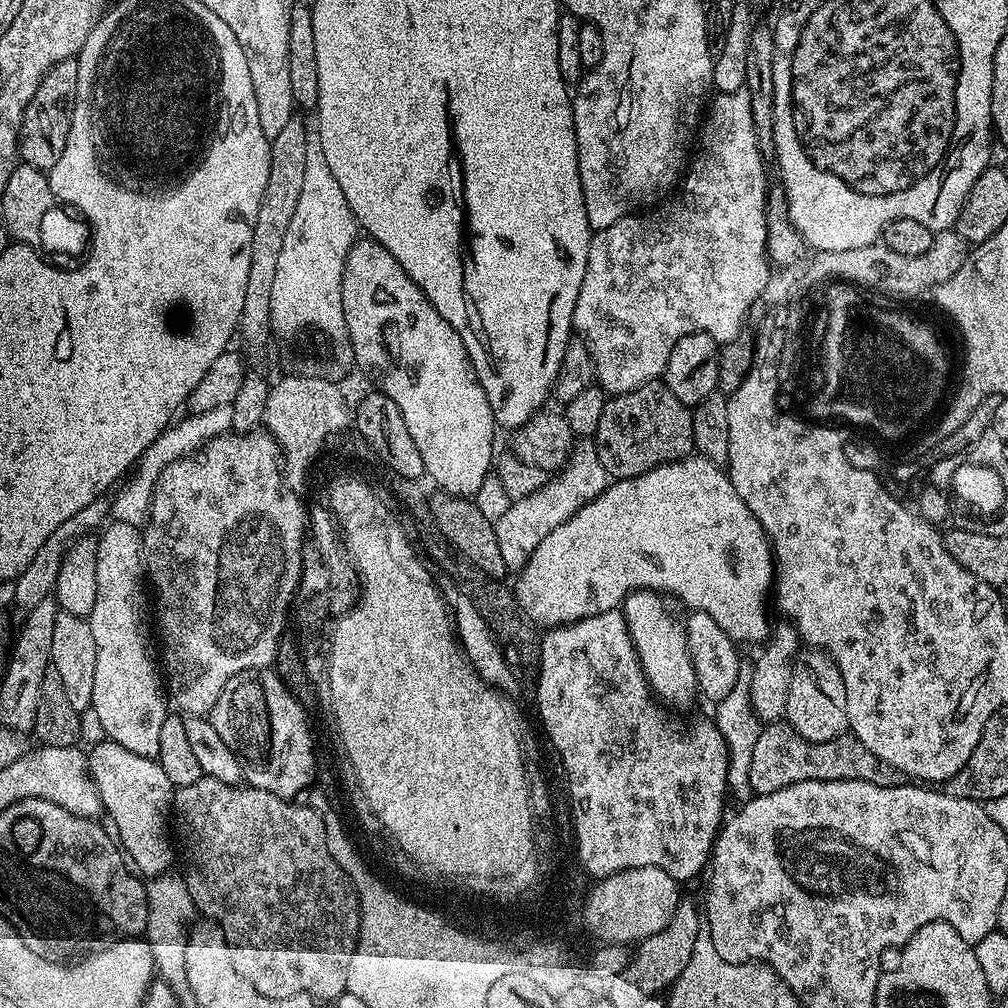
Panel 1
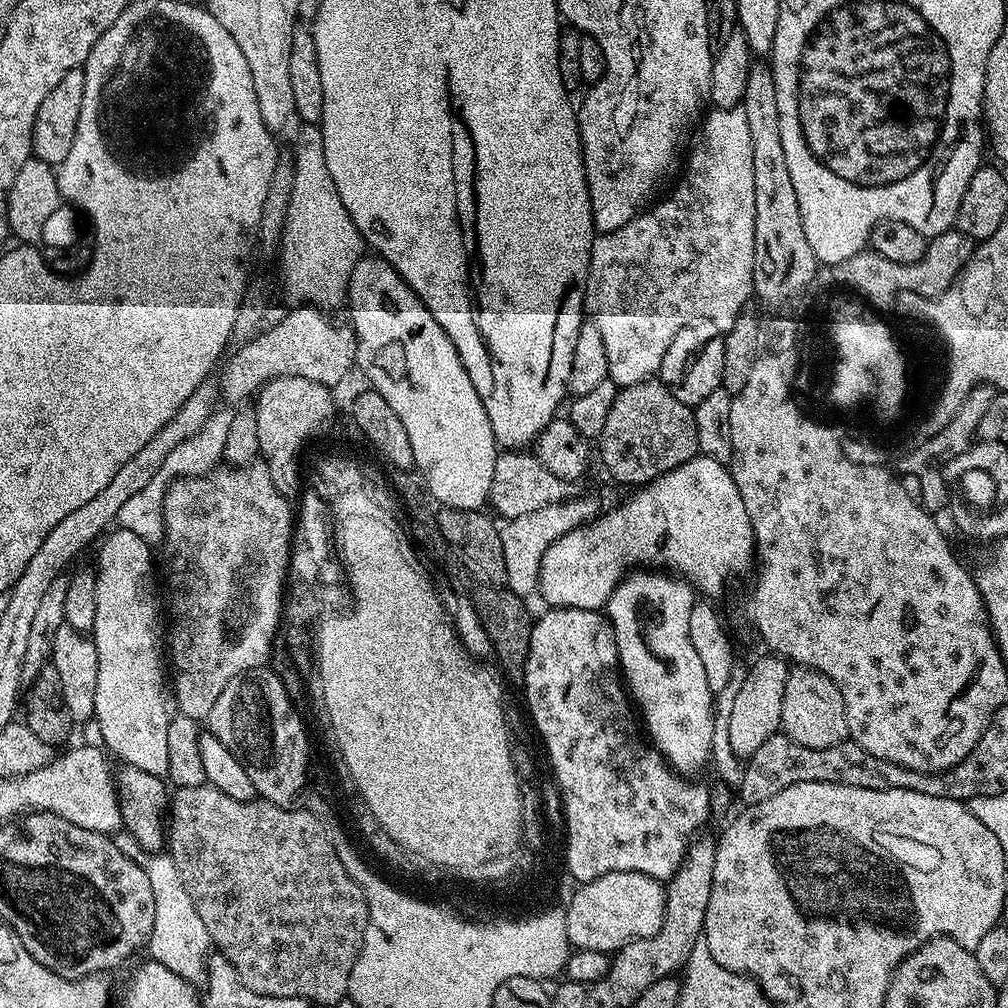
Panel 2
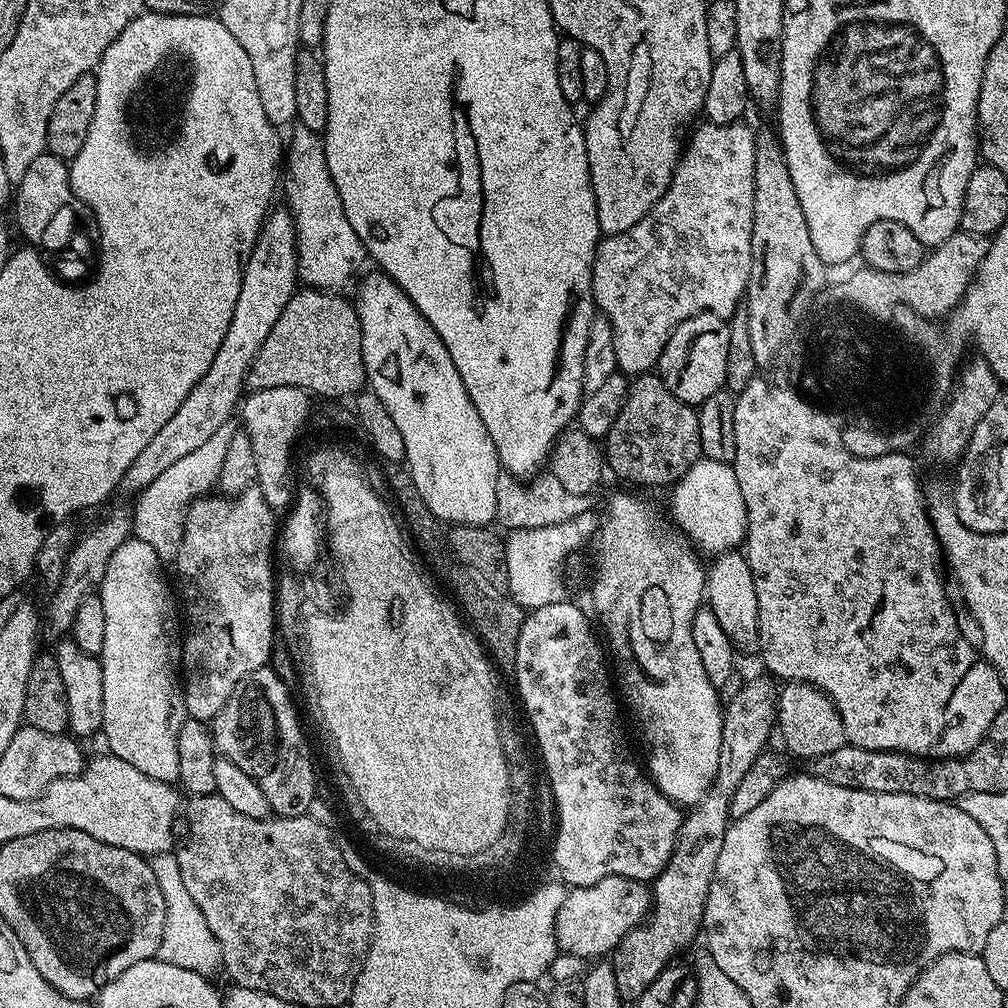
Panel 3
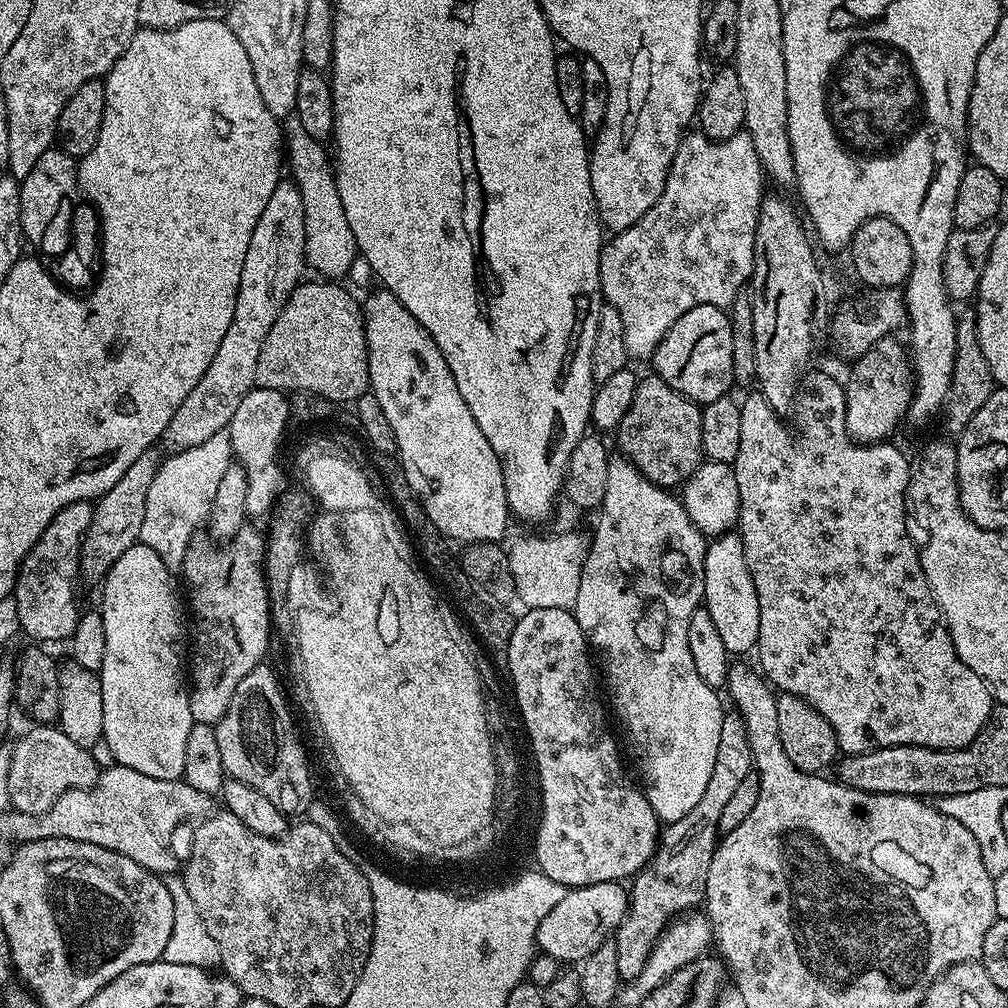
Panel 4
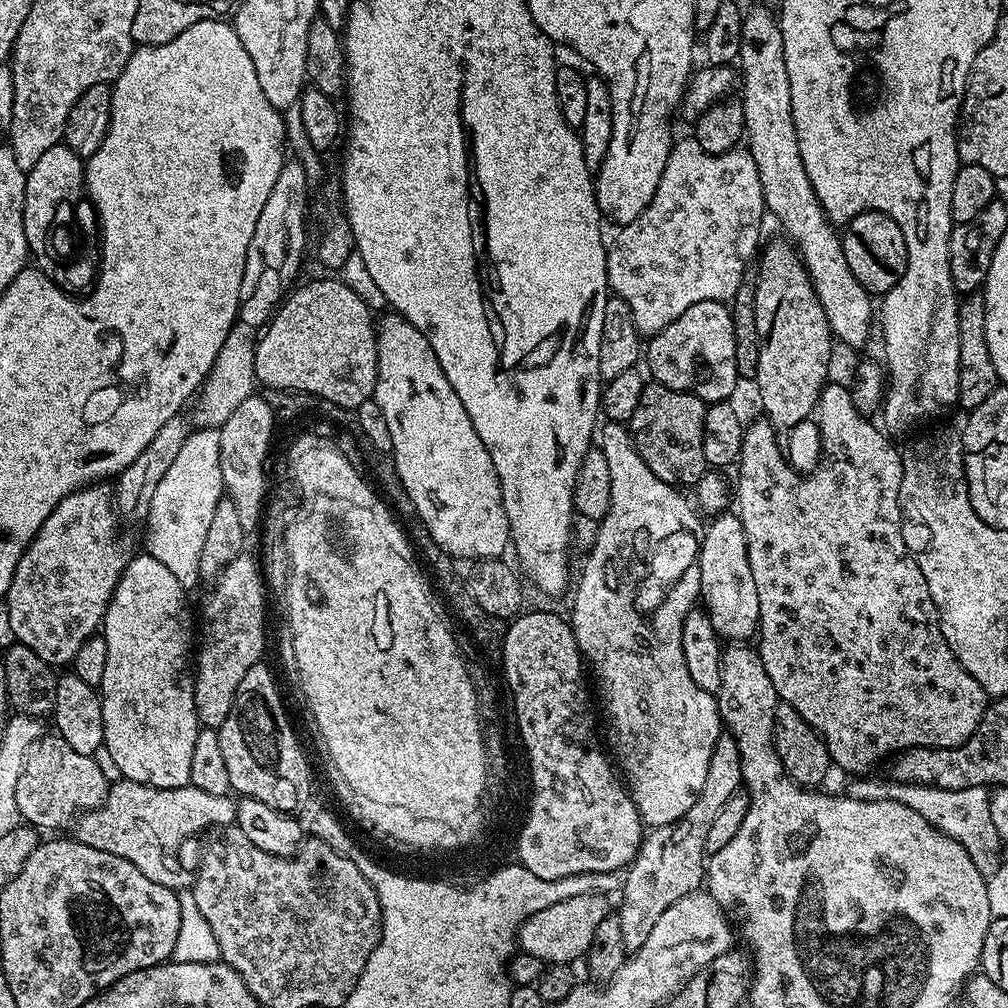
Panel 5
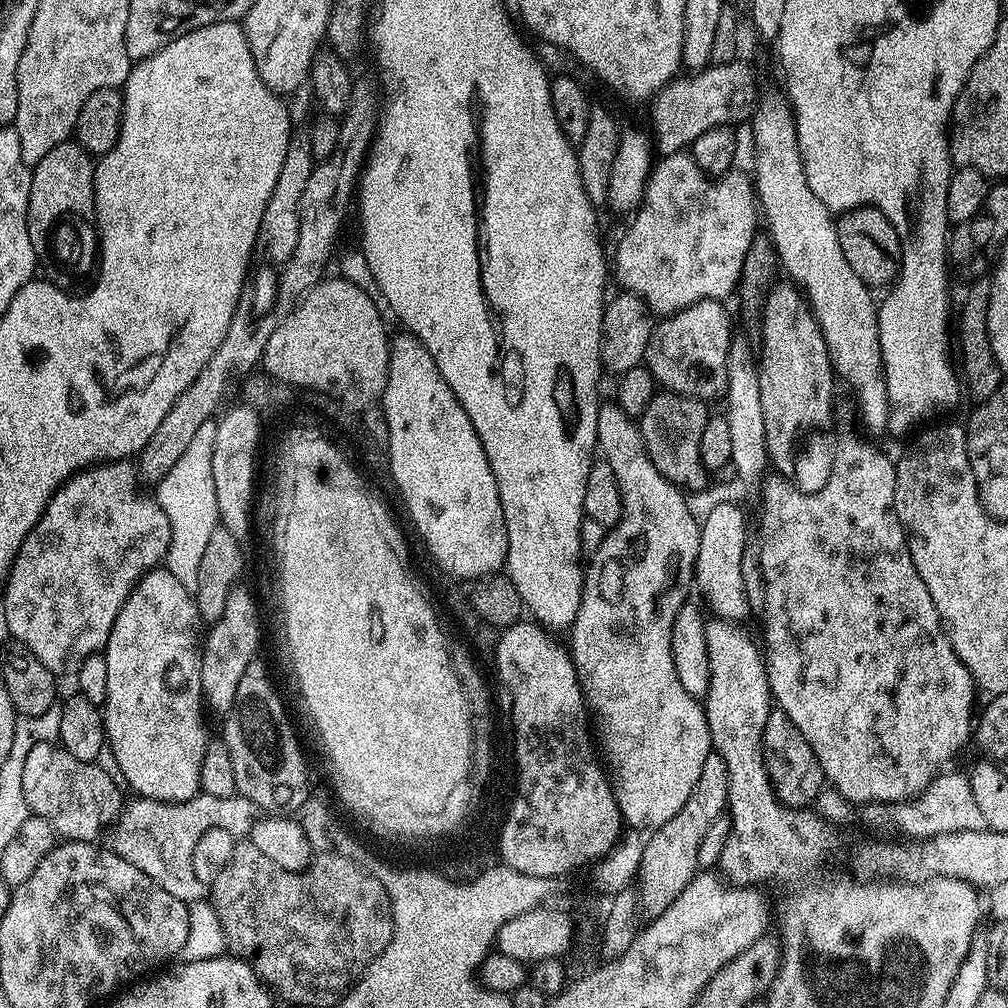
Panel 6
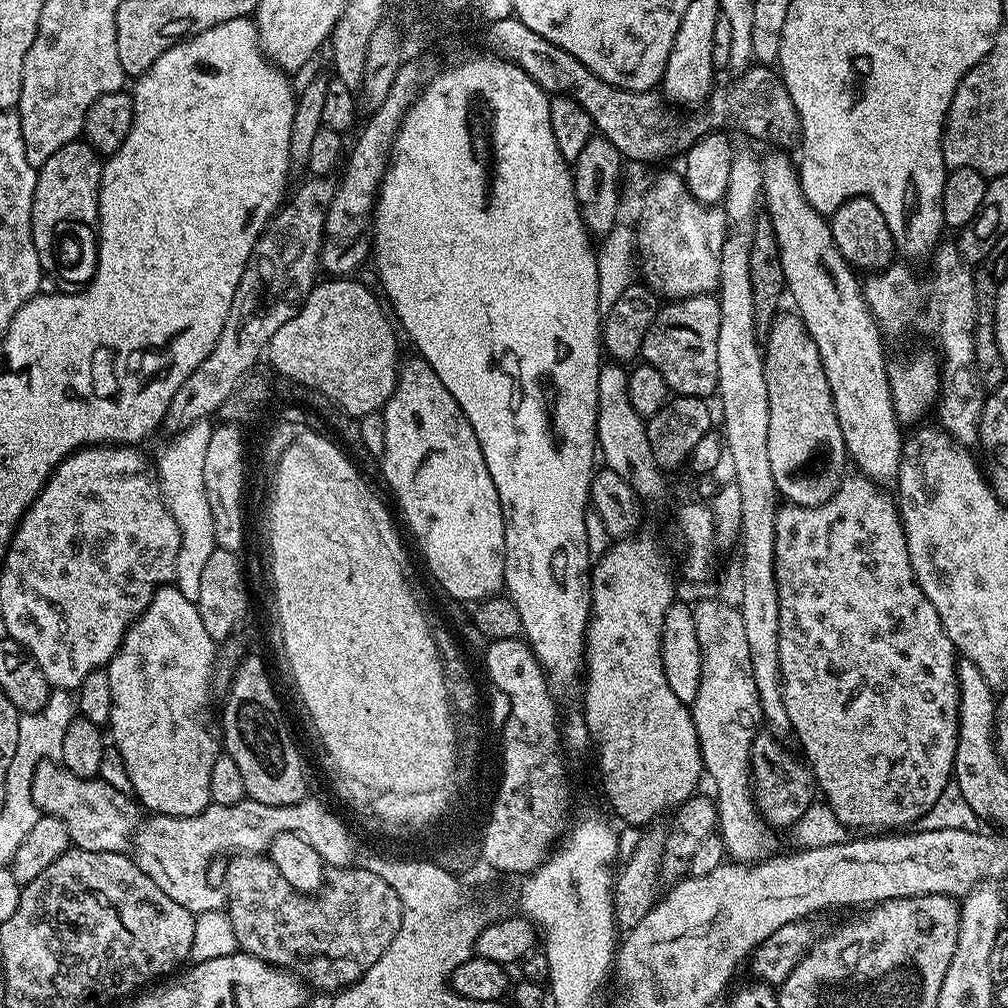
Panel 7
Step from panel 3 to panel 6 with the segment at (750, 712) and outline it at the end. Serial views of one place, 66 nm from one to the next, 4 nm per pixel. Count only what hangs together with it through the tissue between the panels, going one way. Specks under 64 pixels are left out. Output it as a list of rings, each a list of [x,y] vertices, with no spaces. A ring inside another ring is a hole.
[[[713,752],[707,756],[698,786],[691,792],[685,806],[674,818],[655,829],[645,841],[636,879],[637,904],[643,917],[662,914],[698,874],[699,843],[714,819],[727,809],[728,796],[729,778],[725,772],[724,759]]]

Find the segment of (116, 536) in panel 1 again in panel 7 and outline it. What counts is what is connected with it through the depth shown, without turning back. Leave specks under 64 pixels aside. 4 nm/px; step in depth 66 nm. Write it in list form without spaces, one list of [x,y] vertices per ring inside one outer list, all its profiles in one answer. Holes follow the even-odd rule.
[[[165,586],[157,588],[152,596],[148,608],[142,615],[136,617],[136,621],[128,627],[128,633],[124,635],[124,641],[120,643],[120,649],[114,654],[112,661],[106,665],[108,673],[108,681],[110,682],[110,698],[112,699],[112,709],[110,710],[110,718],[108,724],[112,728],[112,736],[110,732],[110,740],[116,743],[116,748],[120,751],[120,760],[124,763],[124,772],[128,775],[128,780],[132,783],[131,791],[134,793],[135,799],[149,813],[159,814],[161,816],[197,816],[200,812],[205,812],[209,804],[212,803],[212,795],[210,794],[210,770],[214,770],[214,762],[222,754],[222,744],[212,733],[212,728],[208,723],[212,720],[212,712],[208,707],[212,704],[212,696],[214,697],[214,685],[212,683],[212,674],[216,667],[216,657],[218,655],[217,641],[210,638],[210,634],[206,634],[206,626],[202,626],[202,618],[196,609],[196,602],[190,601],[179,592],[175,586]]]

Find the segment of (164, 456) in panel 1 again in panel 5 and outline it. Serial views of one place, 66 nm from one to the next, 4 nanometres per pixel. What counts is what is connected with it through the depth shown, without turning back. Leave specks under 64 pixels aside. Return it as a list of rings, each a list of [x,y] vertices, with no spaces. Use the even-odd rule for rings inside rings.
[[[216,428],[197,429],[189,436],[174,458],[165,477],[158,482],[150,504],[150,514],[144,521],[148,527],[145,551],[158,559],[174,575],[186,592],[202,577],[200,560],[211,519],[218,502],[224,498],[221,470],[221,434]]]

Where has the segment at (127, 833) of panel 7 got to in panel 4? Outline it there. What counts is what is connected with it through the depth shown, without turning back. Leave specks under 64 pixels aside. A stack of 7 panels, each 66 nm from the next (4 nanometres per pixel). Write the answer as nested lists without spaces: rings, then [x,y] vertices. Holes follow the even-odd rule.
[[[32,726],[32,729],[17,742],[11,745],[12,761],[10,762],[10,774],[8,775],[8,789],[10,790],[10,804],[17,812],[26,814],[42,814],[54,806],[54,802],[62,794],[66,794],[75,788],[91,788],[96,782],[98,767],[93,753],[89,749],[78,746],[78,742],[66,738],[66,734],[59,726]]]

